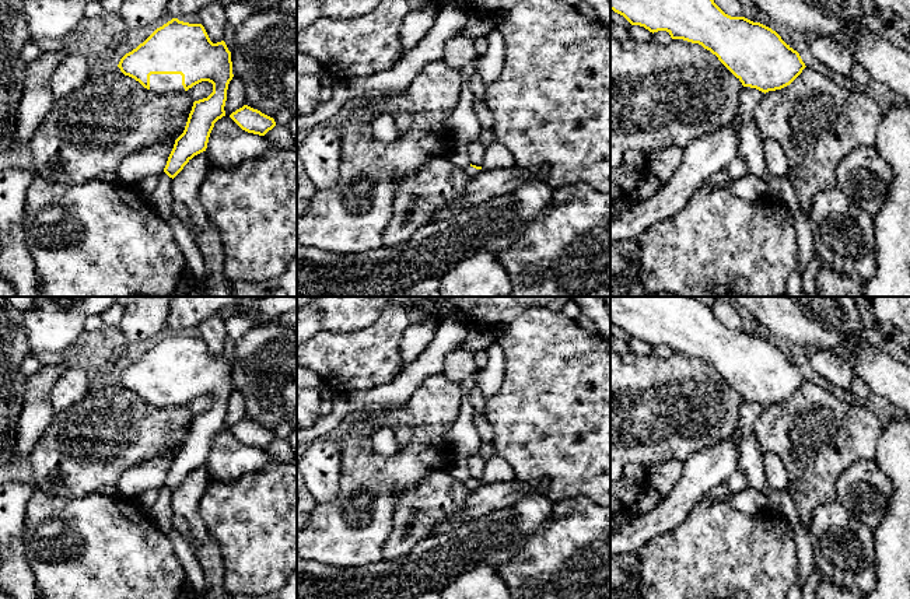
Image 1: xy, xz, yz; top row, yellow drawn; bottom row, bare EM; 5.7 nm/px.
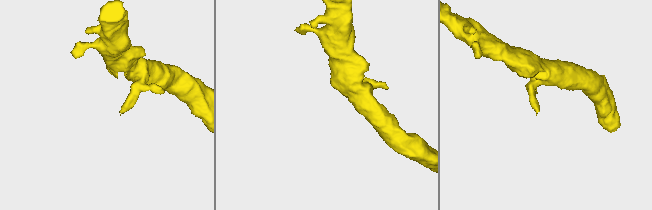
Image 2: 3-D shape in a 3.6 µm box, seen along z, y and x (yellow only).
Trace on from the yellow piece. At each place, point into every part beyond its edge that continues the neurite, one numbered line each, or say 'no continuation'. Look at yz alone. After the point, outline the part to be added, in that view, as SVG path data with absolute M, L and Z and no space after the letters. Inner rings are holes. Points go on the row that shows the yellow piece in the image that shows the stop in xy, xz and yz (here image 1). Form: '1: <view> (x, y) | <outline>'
no continuation

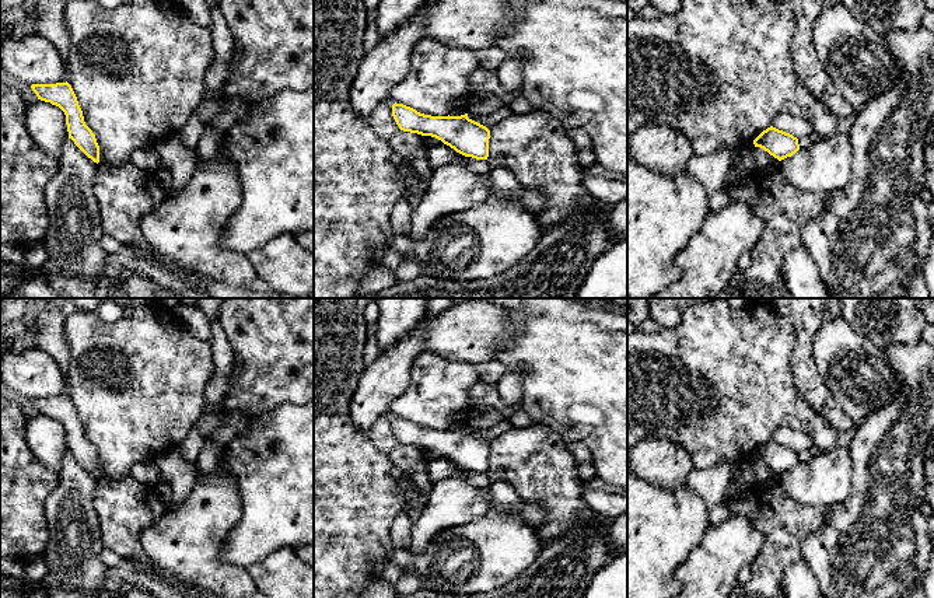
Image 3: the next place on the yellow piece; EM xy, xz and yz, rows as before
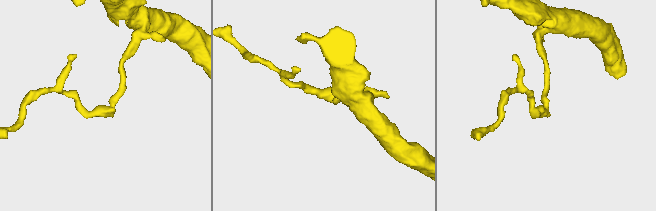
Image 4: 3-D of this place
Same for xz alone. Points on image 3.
no continuation

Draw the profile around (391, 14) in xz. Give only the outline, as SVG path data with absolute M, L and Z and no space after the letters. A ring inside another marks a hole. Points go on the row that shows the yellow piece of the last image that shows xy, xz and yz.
M379 0L377 7L377 29L379 39L393 34L426 3L426 0Z

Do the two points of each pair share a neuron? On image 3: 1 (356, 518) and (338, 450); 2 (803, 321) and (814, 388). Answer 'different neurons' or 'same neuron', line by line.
1: same neuron
2: same neuron

